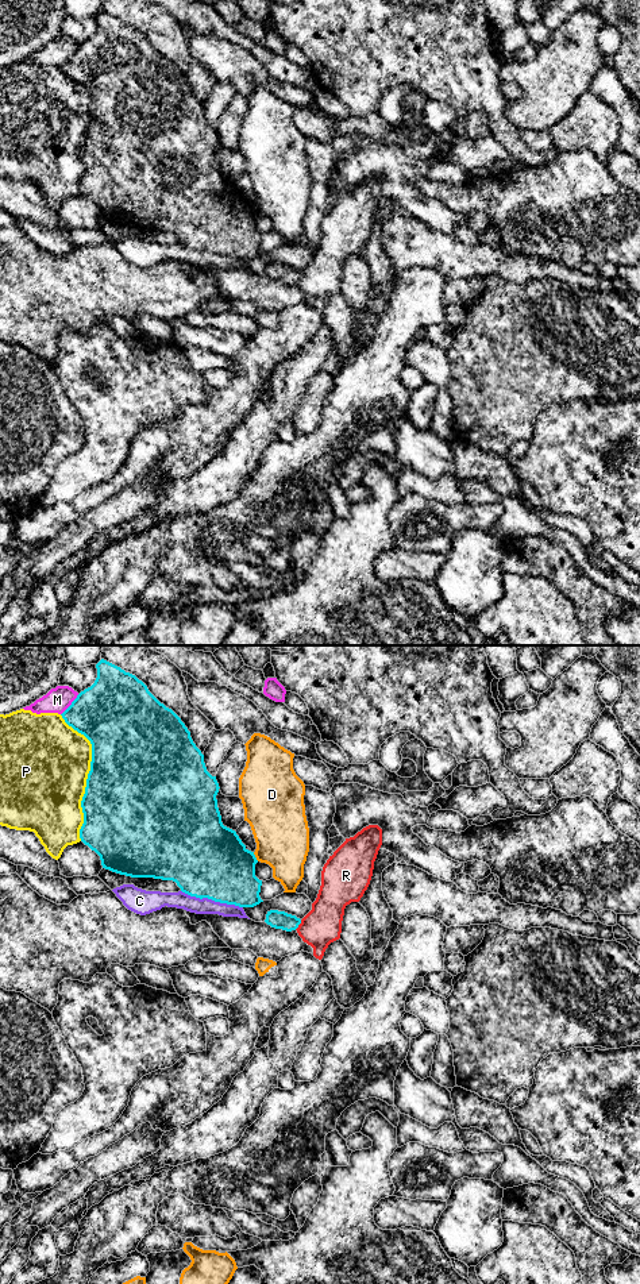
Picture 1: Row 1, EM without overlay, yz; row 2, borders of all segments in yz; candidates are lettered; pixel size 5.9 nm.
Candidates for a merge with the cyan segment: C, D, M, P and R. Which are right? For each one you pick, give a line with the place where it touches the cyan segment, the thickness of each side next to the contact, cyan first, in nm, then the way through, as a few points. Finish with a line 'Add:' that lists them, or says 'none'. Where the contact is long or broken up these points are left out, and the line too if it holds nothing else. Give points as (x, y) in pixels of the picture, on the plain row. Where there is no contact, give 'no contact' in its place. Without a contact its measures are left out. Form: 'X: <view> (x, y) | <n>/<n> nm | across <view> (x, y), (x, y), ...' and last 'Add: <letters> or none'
Add: none

